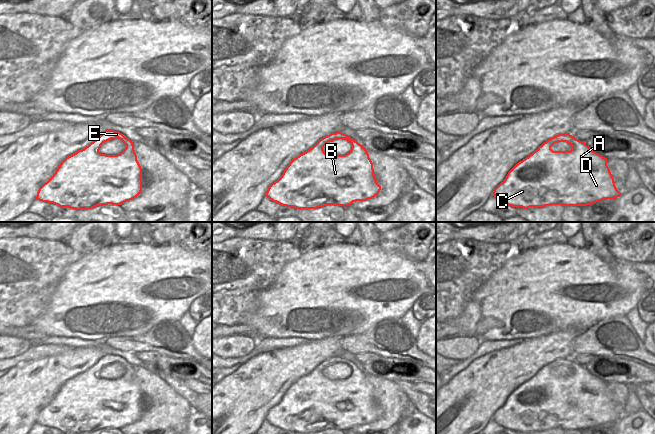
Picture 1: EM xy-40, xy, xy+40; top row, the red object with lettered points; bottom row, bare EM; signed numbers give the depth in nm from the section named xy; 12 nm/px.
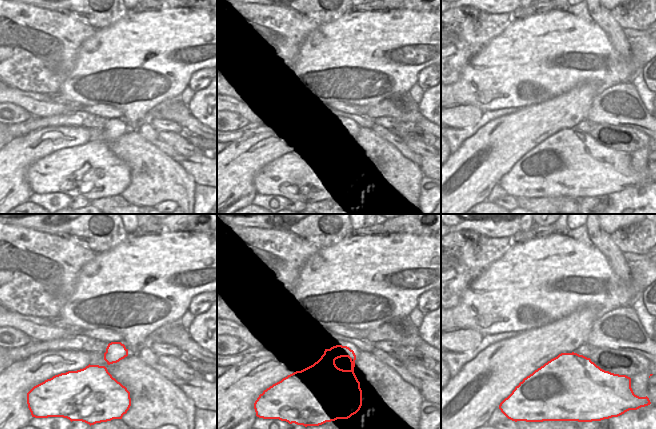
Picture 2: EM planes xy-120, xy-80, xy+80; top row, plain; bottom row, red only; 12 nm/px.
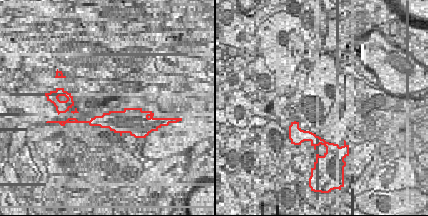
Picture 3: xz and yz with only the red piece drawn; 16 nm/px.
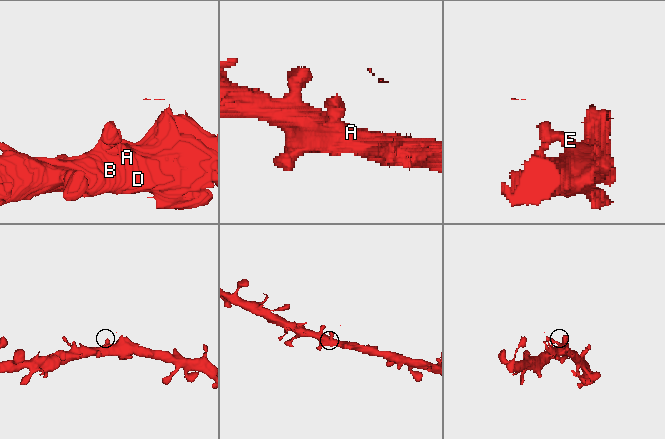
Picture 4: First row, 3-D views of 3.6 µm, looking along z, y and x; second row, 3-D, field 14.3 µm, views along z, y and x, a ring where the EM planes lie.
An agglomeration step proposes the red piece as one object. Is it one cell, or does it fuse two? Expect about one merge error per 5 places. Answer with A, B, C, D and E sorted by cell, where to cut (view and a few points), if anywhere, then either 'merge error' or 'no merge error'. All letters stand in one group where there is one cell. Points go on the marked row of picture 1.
A B C D E | no cut | no merge error

